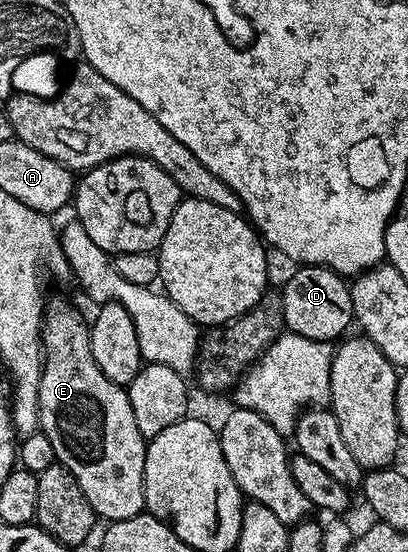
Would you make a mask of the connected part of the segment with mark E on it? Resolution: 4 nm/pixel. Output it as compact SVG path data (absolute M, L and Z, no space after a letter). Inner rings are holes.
M47 299L46 307L42 314L42 373L40 374L40 394L38 395L38 426L40 431L52 442L52 450L57 463L62 464L80 482L80 490L84 490L84 498L92 506L95 517L103 521L113 522L143 515L146 507L146 495L144 494L144 462L146 461L147 437L140 434L140 426L136 426L136 418L132 418L132 402L128 402L128 394L123 385L104 378L104 370L96 366L96 358L92 358L92 342L90 341L90 324L69 304L66 300Z

